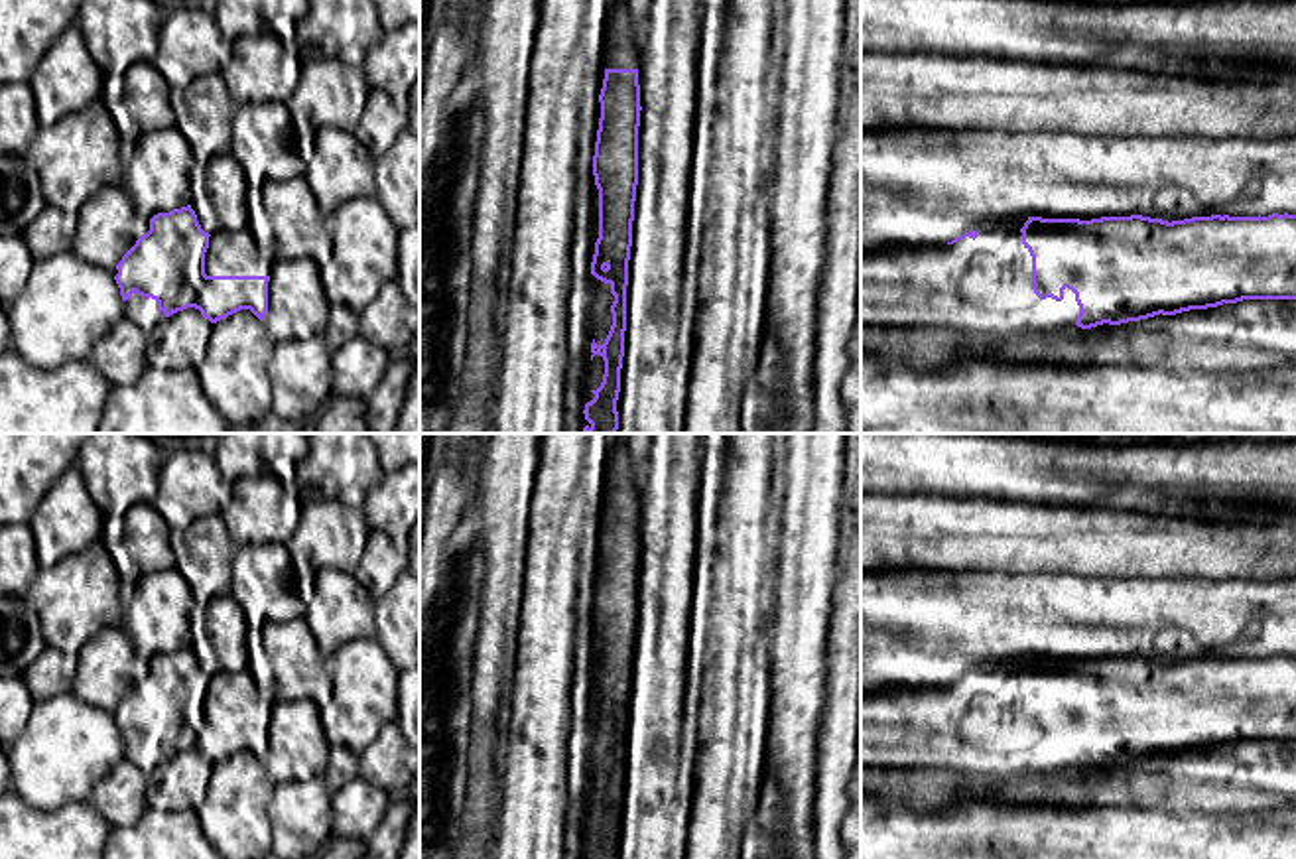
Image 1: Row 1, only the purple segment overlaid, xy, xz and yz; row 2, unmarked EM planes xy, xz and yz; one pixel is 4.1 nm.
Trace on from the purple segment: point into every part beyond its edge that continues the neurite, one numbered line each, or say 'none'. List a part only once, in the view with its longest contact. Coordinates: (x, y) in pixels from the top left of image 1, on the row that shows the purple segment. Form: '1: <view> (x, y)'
1: yz (985, 284)

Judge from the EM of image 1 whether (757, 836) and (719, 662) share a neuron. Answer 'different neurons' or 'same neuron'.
different neurons

